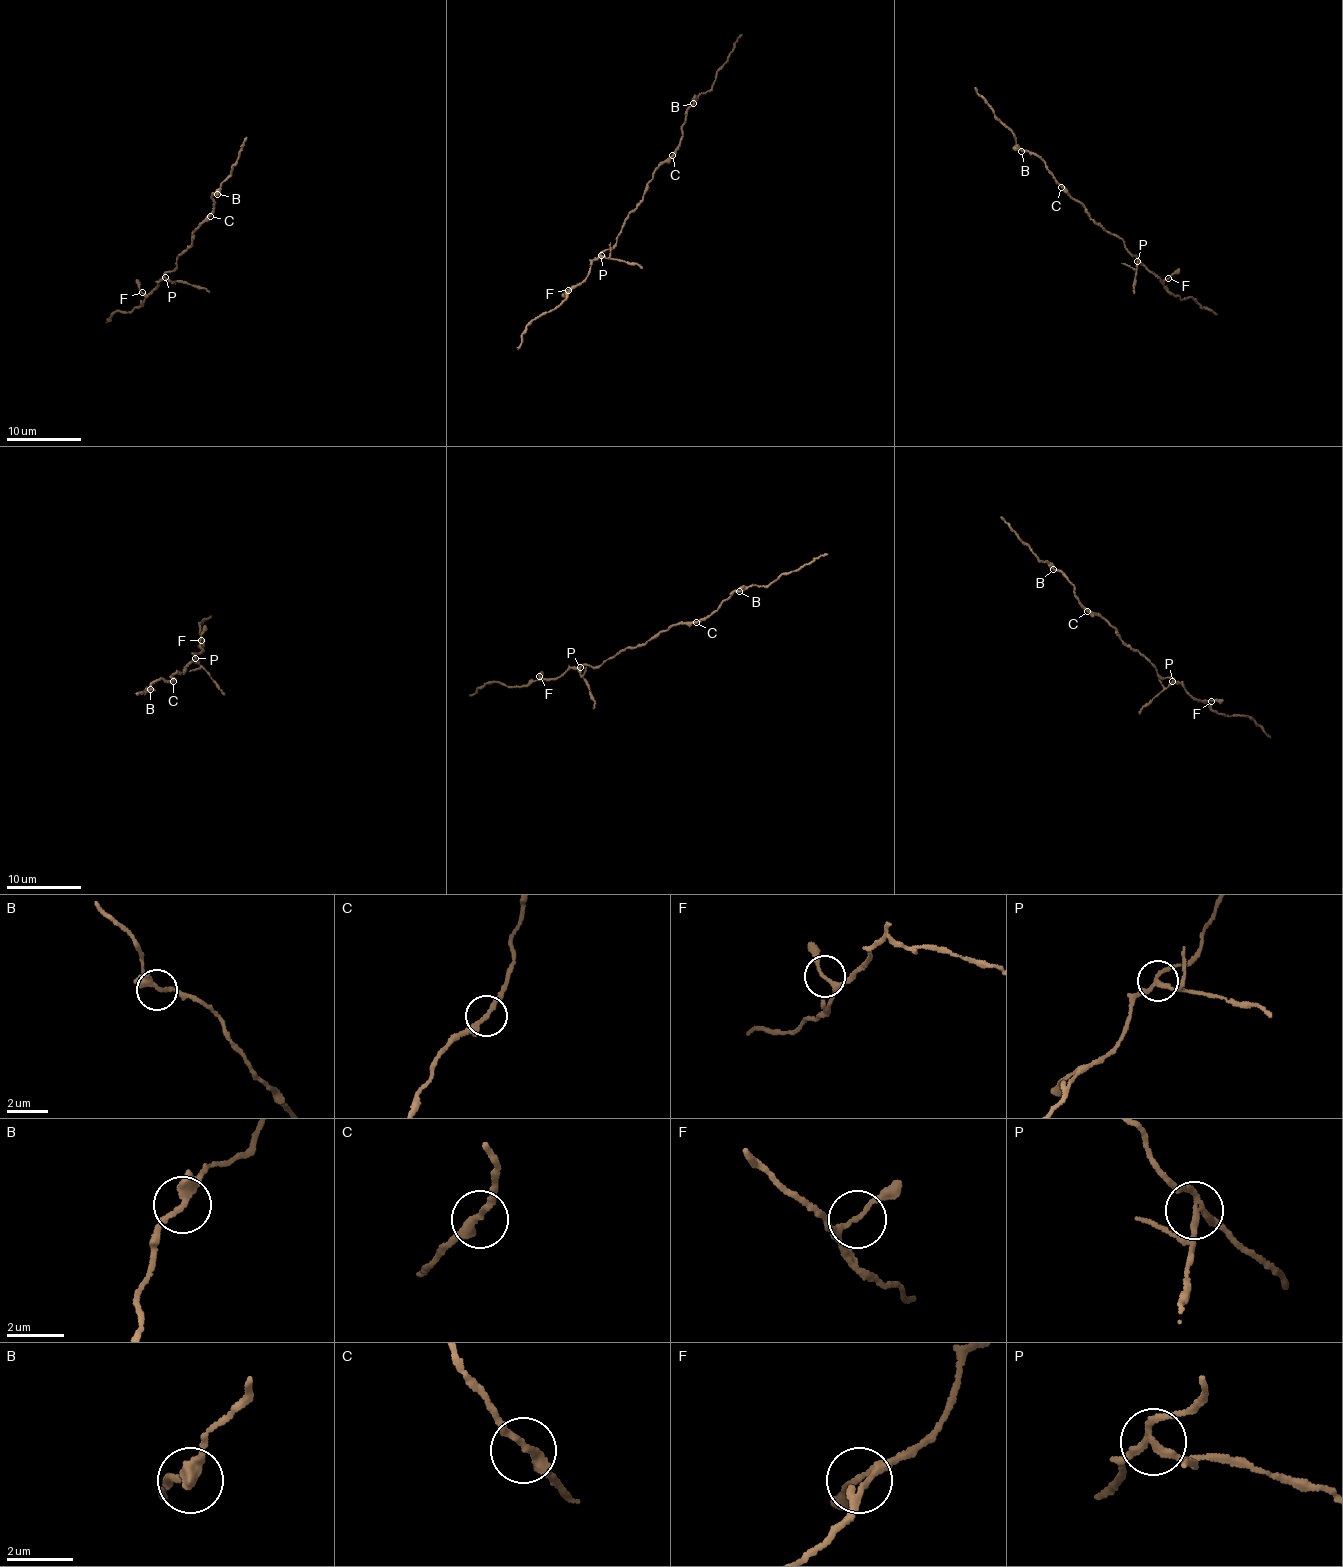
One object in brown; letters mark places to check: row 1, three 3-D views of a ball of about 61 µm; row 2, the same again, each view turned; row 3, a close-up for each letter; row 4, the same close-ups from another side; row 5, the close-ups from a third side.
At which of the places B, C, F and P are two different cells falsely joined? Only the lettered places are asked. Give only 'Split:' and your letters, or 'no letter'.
Split: P

